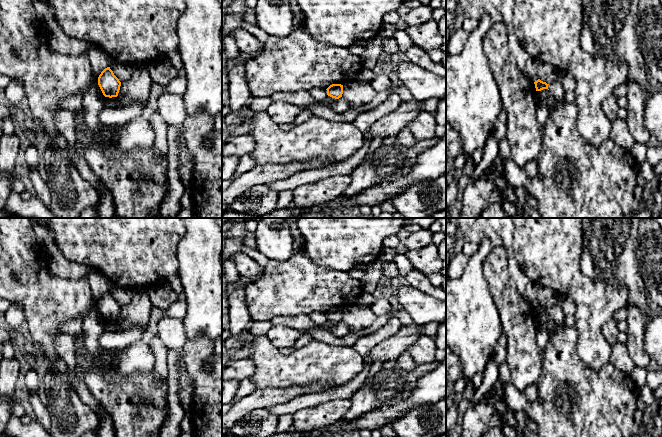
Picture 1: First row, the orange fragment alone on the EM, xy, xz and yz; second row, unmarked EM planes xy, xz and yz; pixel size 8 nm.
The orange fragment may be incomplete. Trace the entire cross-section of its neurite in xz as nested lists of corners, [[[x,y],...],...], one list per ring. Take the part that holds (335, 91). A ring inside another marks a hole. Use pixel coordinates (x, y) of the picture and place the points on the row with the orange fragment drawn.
[[[332,84],[326,90],[327,90],[328,96],[335,99],[339,99],[340,97],[342,97],[342,94],[343,94],[343,85]]]

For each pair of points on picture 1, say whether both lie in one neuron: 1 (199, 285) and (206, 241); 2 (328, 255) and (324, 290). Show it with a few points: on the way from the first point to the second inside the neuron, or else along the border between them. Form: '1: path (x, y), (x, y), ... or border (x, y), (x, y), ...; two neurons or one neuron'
1: path (199, 274), (199, 252); one neuron
2: border (307, 254), (317, 264), (347, 272); two neurons

